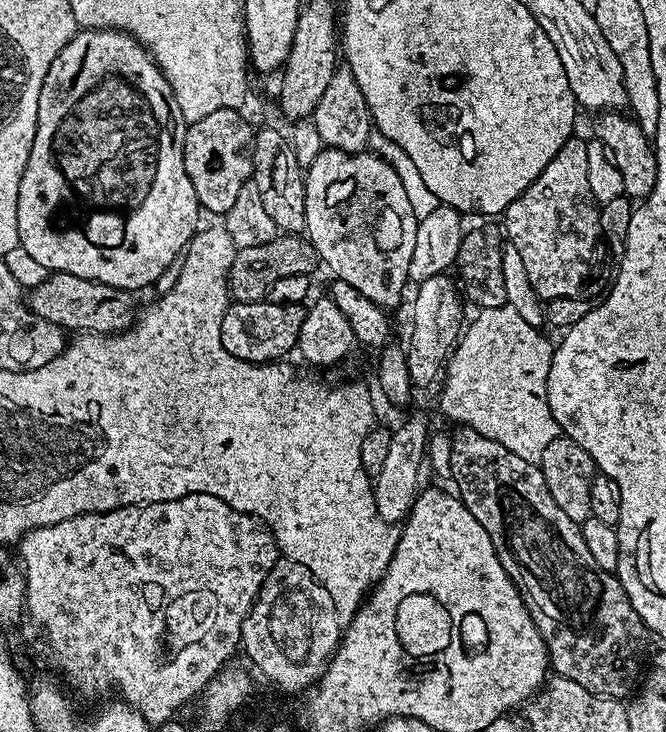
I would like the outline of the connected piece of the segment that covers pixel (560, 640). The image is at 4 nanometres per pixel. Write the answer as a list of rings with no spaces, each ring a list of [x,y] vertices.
[[[463,426],[457,429],[452,436],[452,453],[448,456],[455,491],[466,510],[482,522],[482,530],[490,534],[490,542],[494,542],[494,550],[506,574],[520,591],[546,646],[551,671],[570,678],[570,682],[578,682],[578,686],[586,686],[586,690],[595,696],[611,696],[619,701],[623,701],[624,696],[631,697],[632,687],[635,684],[637,687],[645,667],[644,651],[648,648],[650,633],[642,618],[638,618],[638,610],[634,610],[623,586],[613,573],[602,570],[602,566],[594,562],[586,538],[582,538],[580,525],[560,509],[558,502],[554,502],[539,464],[518,458],[518,454],[506,450],[502,442],[494,442],[492,438],[478,434],[478,430]]]

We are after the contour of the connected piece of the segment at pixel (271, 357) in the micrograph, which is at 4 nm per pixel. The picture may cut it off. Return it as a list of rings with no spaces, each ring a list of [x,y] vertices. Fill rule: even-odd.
[[[256,300],[253,304],[229,303],[222,318],[220,341],[225,350],[230,354],[234,354],[234,358],[239,360],[248,360],[252,364],[283,361],[285,359],[284,355],[296,348],[296,340],[302,330],[305,311],[304,304],[269,304],[264,300]]]

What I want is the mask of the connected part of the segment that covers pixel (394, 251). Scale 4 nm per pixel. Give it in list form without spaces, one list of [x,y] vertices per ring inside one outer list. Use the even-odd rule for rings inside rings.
[[[325,147],[306,169],[304,185],[306,237],[324,259],[325,266],[333,272],[331,275],[342,282],[350,282],[354,290],[366,294],[366,298],[380,308],[391,310],[398,307],[404,296],[404,287],[410,284],[410,258],[414,258],[418,223],[414,210],[410,210],[410,198],[406,198],[406,190],[402,190],[398,174],[394,174],[391,166],[371,151],[343,152]]]

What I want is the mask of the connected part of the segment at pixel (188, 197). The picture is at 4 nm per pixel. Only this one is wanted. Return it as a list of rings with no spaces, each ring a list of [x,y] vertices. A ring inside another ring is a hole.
[[[119,30],[77,31],[75,38],[66,42],[66,46],[62,46],[58,58],[54,58],[38,94],[38,122],[34,146],[24,167],[22,182],[18,186],[16,217],[22,252],[34,263],[48,268],[44,270],[78,274],[78,278],[114,284],[125,290],[136,290],[139,284],[154,283],[156,276],[162,275],[172,263],[175,265],[181,259],[201,223],[199,220],[200,216],[202,217],[202,209],[184,165],[184,133],[180,113],[176,111],[176,99],[170,90],[170,82],[166,82],[164,71],[152,59],[148,49],[143,48],[132,36]]]

